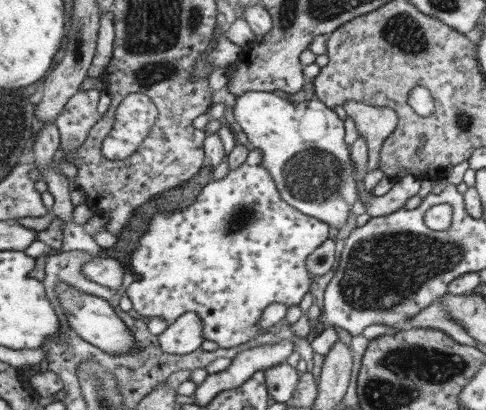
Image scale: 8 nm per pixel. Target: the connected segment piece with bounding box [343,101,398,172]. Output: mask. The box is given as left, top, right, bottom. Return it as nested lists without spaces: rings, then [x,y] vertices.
[[[346,101],[343,108],[356,123],[358,136],[366,139],[369,155],[367,172],[380,169],[380,148],[382,142],[394,132],[398,124],[398,113],[390,107],[371,106],[356,101]]]

